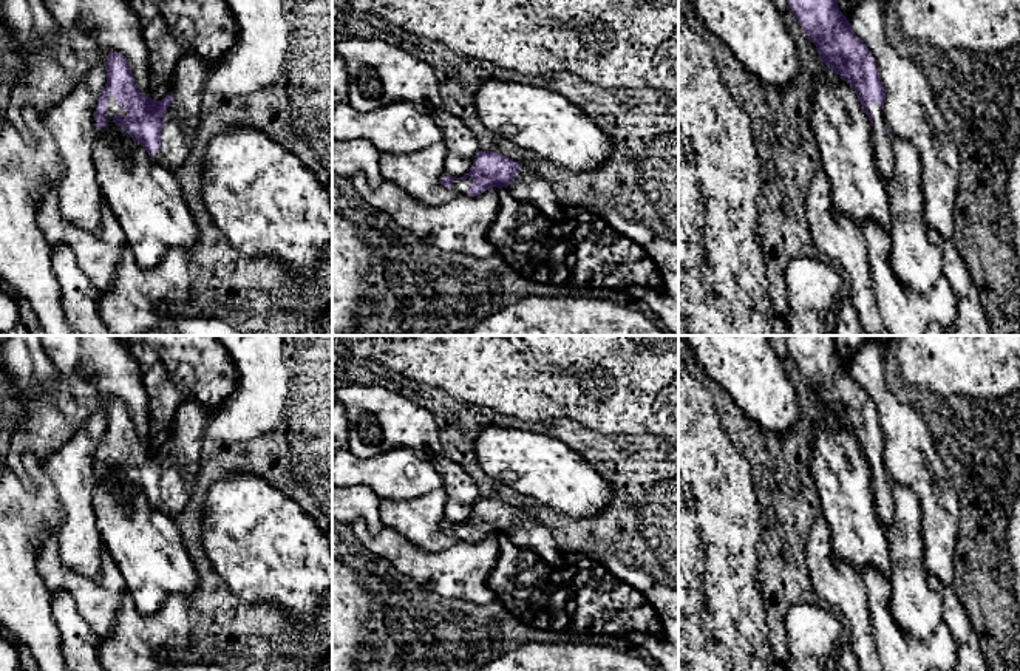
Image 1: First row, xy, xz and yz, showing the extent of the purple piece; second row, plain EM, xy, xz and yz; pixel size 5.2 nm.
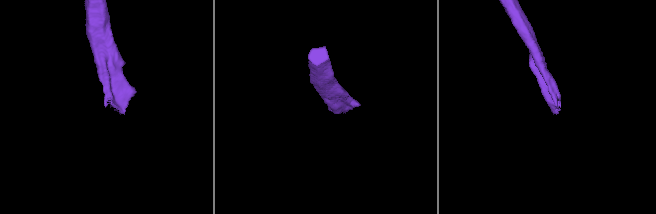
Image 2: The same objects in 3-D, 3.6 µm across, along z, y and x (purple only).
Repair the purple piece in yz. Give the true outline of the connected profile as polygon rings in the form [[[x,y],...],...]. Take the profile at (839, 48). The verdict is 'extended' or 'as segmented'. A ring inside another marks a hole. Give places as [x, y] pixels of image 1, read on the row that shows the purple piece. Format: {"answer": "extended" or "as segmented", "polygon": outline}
{"answer": "extended", "polygon": [[[788,0],[797,23],[816,45],[819,59],[850,83],[873,130],[875,162],[882,182],[892,181],[895,158],[884,119],[886,91],[875,57],[855,34],[838,0]]]}

